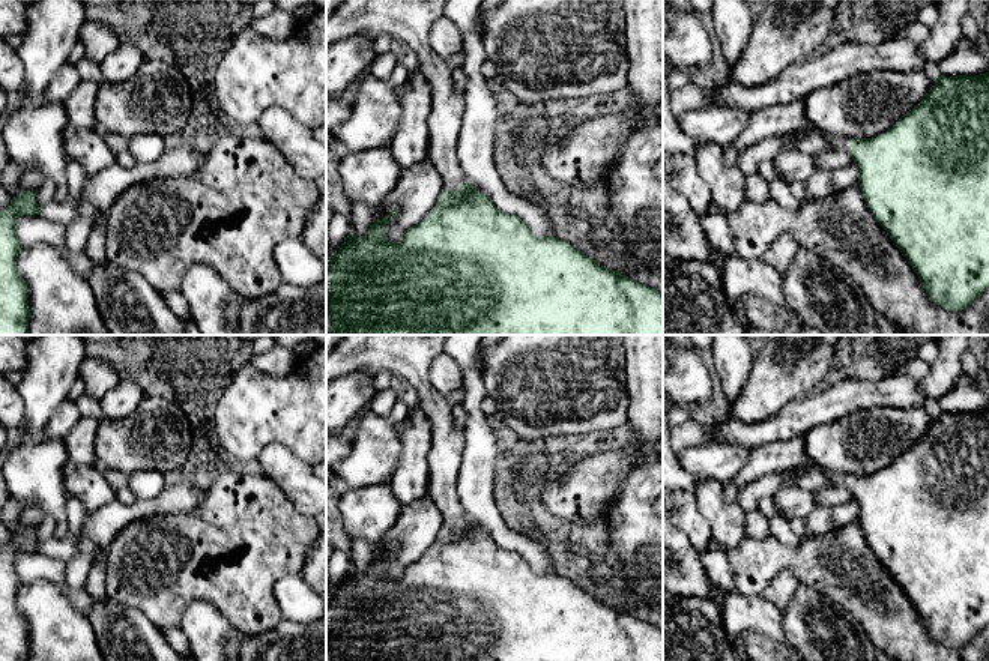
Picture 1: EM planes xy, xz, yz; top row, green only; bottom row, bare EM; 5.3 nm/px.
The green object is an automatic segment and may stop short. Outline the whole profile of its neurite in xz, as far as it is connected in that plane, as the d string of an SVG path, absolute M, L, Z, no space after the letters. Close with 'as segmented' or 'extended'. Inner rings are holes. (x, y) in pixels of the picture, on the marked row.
M344 0L341 6L326 18L326 45L353 35L365 35L371 41L376 41L382 35L388 35L392 41L400 39L416 53L419 71L427 78L433 93L431 113L427 122L430 135L428 155L443 179L443 189L434 207L419 224L407 228L398 242L391 243L386 240L386 224L397 215L397 210L392 209L388 210L383 218L373 221L362 237L356 237L350 231L346 240L335 251L331 251L329 261L326 263L326 335L663 335L661 291L600 266L559 237L537 237L522 218L501 212L485 194L473 189L464 180L466 177L457 155L464 98L457 92L452 71L445 60L428 47L430 29L443 15L445 2L446 0Z; extended

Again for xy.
M21 191L0 210L0 335L29 335L29 288L17 267L24 248L15 233L21 215L39 215L36 191Z; as segmented

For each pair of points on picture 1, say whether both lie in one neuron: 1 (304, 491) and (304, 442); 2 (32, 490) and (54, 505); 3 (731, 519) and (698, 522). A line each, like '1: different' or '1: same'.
1: different
2: same
3: different

